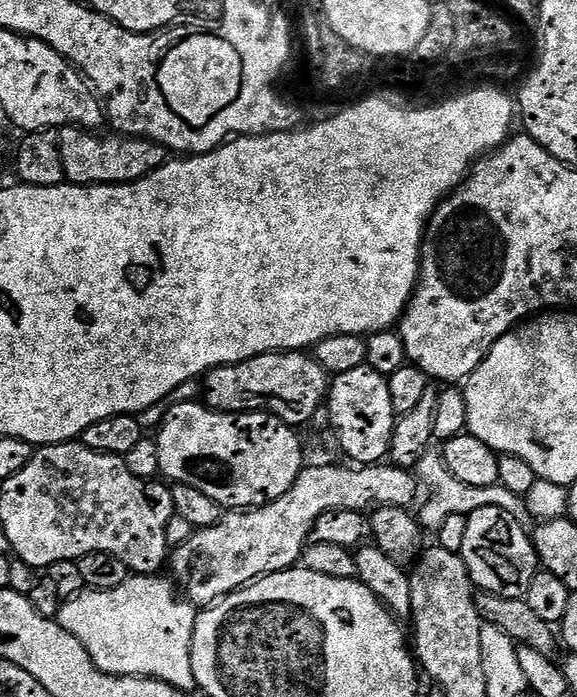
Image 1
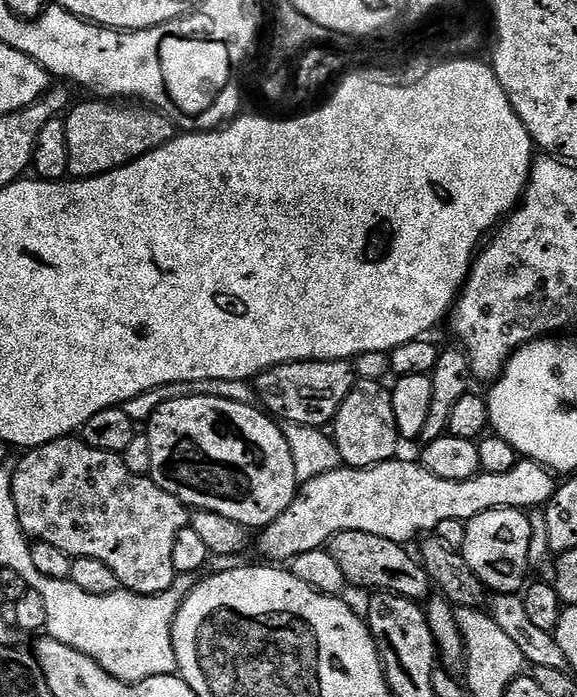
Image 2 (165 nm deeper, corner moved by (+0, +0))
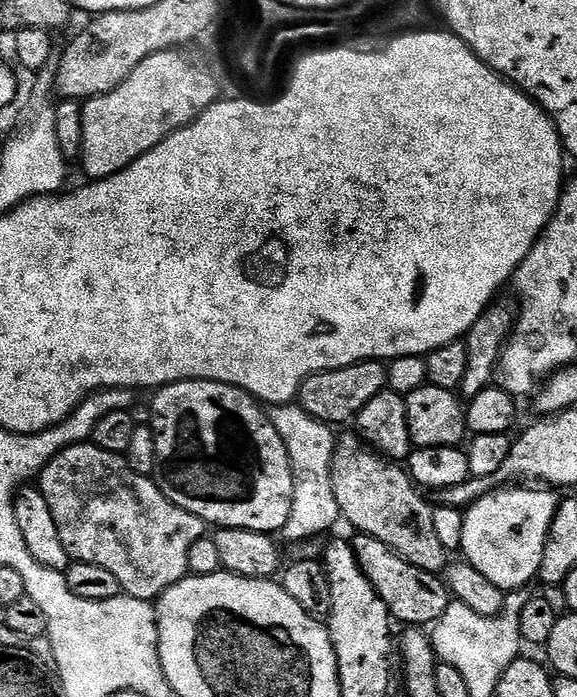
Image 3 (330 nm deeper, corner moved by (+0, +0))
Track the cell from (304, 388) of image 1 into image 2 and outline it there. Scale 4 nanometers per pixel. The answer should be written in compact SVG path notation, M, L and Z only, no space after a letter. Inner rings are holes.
M295 360L292 364L279 364L260 373L255 377L254 387L257 401L277 421L320 429L323 423L335 421L342 402L346 402L357 383L358 377L352 360Z

